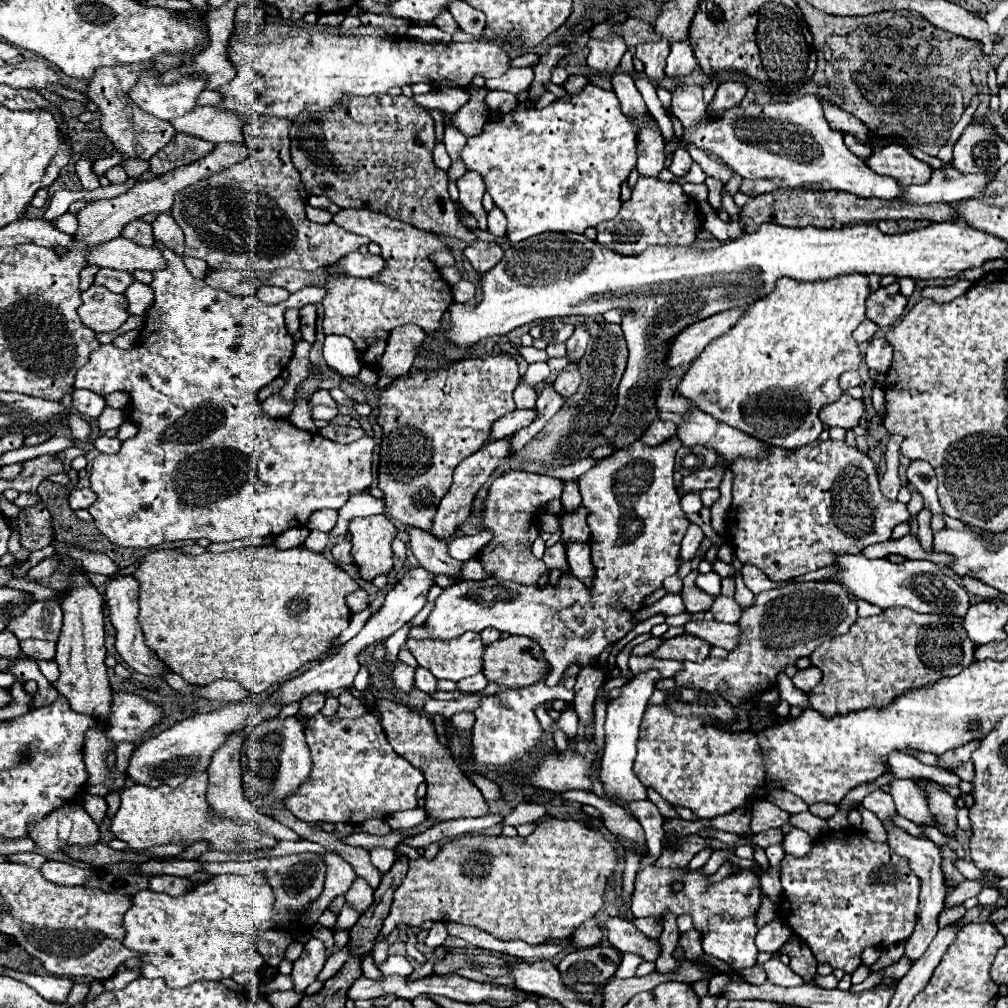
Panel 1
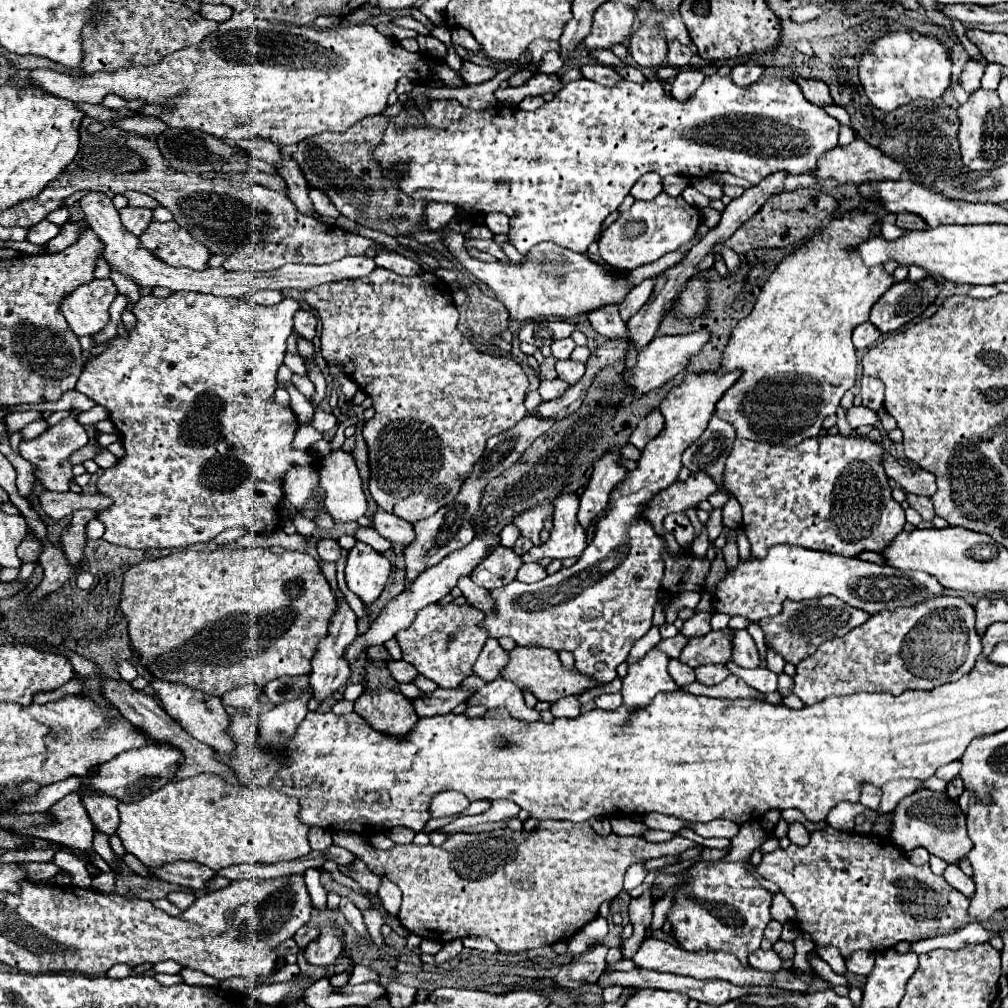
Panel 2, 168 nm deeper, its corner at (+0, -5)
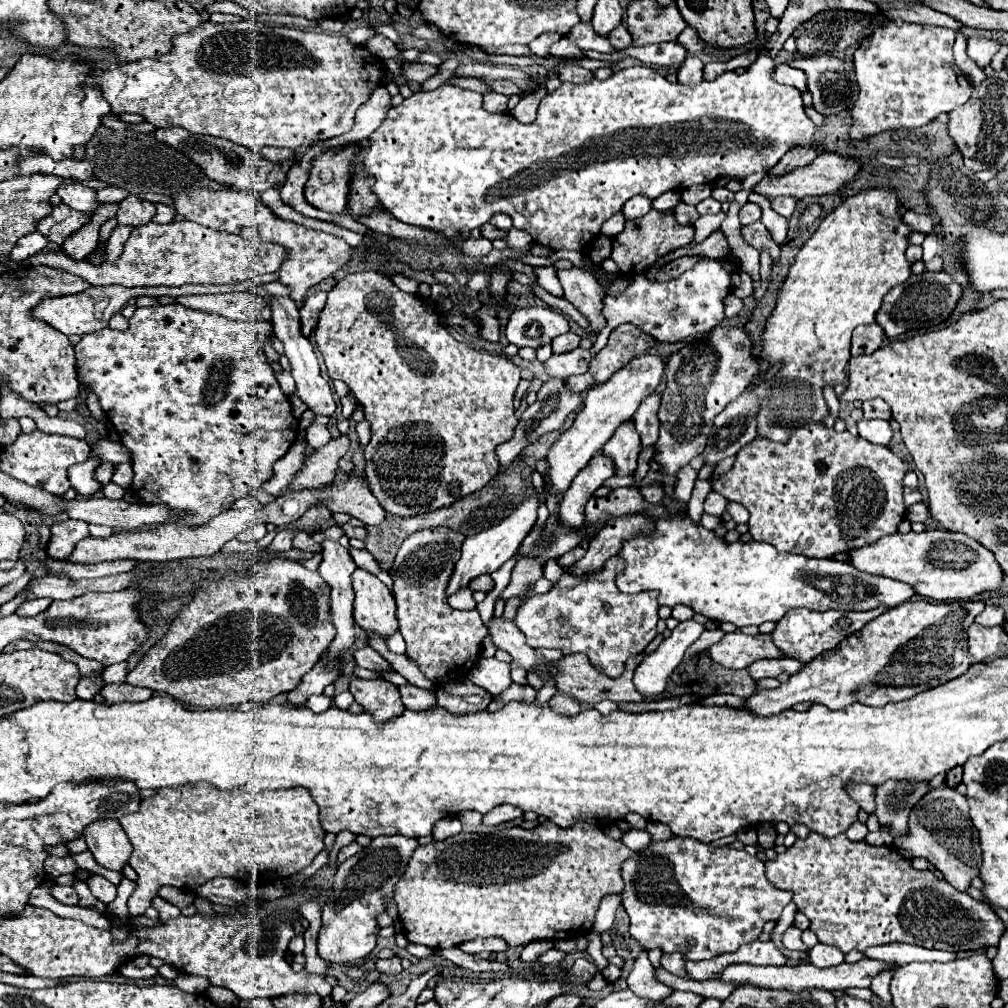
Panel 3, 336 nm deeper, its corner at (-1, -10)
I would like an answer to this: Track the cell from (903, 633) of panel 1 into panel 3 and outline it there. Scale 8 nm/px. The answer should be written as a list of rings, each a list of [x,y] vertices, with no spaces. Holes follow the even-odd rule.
[[[925,600],[903,602],[867,622],[865,628],[847,636],[837,648],[807,662],[807,668],[791,676],[789,682],[779,688],[755,690],[745,700],[743,708],[757,716],[771,716],[797,702],[817,702],[831,710],[841,710],[855,702],[885,706],[945,684],[965,674],[971,666],[965,632],[983,608],[985,600],[953,604],[929,604]]]

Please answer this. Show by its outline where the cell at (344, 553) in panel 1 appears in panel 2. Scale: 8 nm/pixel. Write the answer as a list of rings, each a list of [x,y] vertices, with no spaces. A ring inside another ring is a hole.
[[[322,539],[322,541],[318,541],[318,555],[320,555],[322,561],[338,563],[342,553],[344,553],[344,549],[338,545],[338,541],[334,541],[334,539]]]

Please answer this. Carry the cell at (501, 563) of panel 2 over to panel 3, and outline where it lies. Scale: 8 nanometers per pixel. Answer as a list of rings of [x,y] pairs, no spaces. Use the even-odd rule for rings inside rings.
[[[483,574],[483,576],[477,576],[475,580],[469,582],[469,588],[471,590],[483,590],[483,592],[491,592],[493,590],[493,580],[489,574]]]

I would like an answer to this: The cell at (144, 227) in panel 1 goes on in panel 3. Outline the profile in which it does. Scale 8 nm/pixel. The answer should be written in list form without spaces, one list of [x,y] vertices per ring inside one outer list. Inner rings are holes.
[[[129,194],[123,202],[119,202],[119,210],[117,210],[117,222],[119,224],[129,224],[129,226],[141,226],[151,222],[151,218],[155,216],[155,204],[137,196],[137,194]]]

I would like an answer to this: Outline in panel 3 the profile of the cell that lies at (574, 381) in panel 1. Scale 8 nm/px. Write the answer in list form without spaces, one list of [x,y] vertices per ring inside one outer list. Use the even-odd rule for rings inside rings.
[[[575,348],[565,354],[553,354],[543,366],[549,376],[569,378],[573,374],[585,374],[591,358],[593,358],[593,352],[583,350],[583,348]]]

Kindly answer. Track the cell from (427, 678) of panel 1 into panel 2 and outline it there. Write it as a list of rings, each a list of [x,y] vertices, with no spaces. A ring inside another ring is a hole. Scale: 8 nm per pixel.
[[[392,661],[386,665],[390,669],[390,673],[394,675],[394,679],[398,683],[414,683],[414,679],[418,677],[418,671],[416,667],[412,667],[410,663],[406,661]]]

